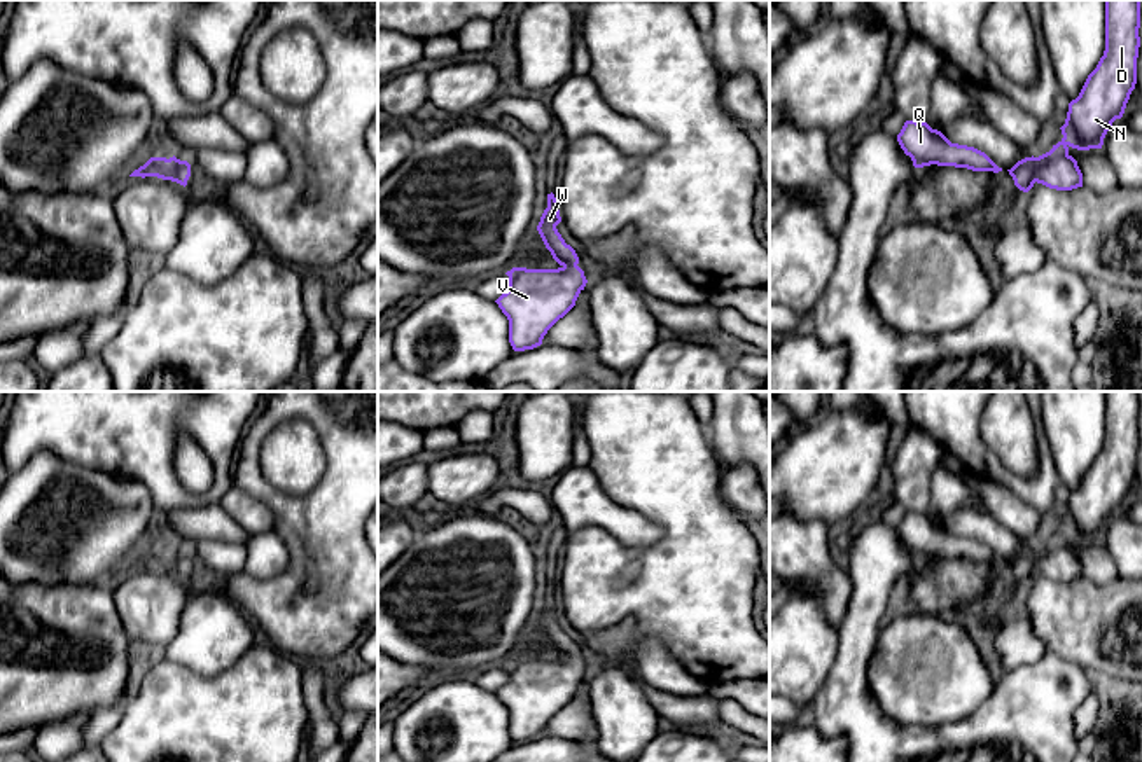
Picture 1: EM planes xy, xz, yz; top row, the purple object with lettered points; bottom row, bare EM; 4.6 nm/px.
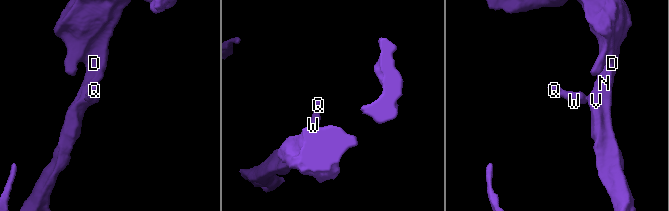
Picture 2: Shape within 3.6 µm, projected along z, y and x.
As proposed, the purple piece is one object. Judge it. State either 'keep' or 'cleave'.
keep

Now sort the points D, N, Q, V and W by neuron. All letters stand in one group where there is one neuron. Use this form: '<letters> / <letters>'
D N Q V W

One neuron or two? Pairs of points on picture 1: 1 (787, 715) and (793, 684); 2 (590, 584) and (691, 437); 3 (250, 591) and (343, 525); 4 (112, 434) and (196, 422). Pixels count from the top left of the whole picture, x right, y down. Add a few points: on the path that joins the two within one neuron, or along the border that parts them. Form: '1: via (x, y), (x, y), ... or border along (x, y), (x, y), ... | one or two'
1: border along (787, 698), (796, 706) | two
2: via (639, 586), (684, 540), (684, 486) | one
3: via (277, 591), (305, 563), (315, 565), (327, 551) | one
4: via (133, 422), (175, 422) | one

